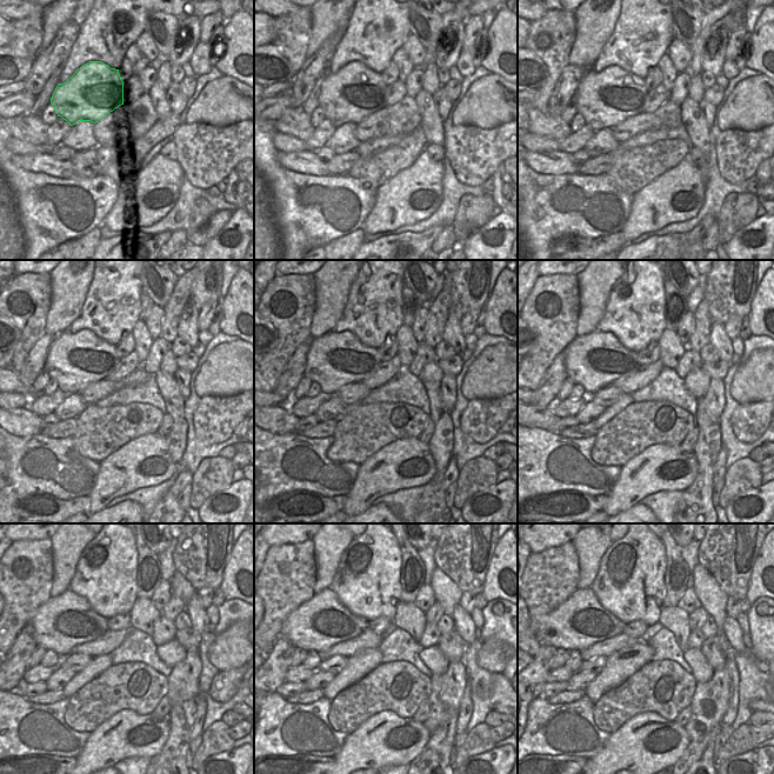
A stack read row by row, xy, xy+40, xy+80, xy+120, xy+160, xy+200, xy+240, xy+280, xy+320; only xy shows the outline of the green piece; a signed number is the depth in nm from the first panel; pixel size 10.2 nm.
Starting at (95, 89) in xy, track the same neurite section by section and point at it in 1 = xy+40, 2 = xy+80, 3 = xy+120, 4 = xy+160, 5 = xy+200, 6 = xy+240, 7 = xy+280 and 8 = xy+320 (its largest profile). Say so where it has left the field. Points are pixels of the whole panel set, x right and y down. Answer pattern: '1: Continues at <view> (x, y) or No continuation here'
1: Continues at xy+40 (354, 92)
2: Continues at xy+80 (604, 99)
3: Continues at xy+120 (75, 360)
4: Continues at xy+160 (334, 360)
5: Continues at xy+200 (594, 360)
6: Continues at xy+240 (67, 620)
7: Continues at xy+280 (322, 621)
8: Continues at xy+320 (580, 621)

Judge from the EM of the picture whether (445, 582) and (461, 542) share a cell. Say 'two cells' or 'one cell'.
two cells

